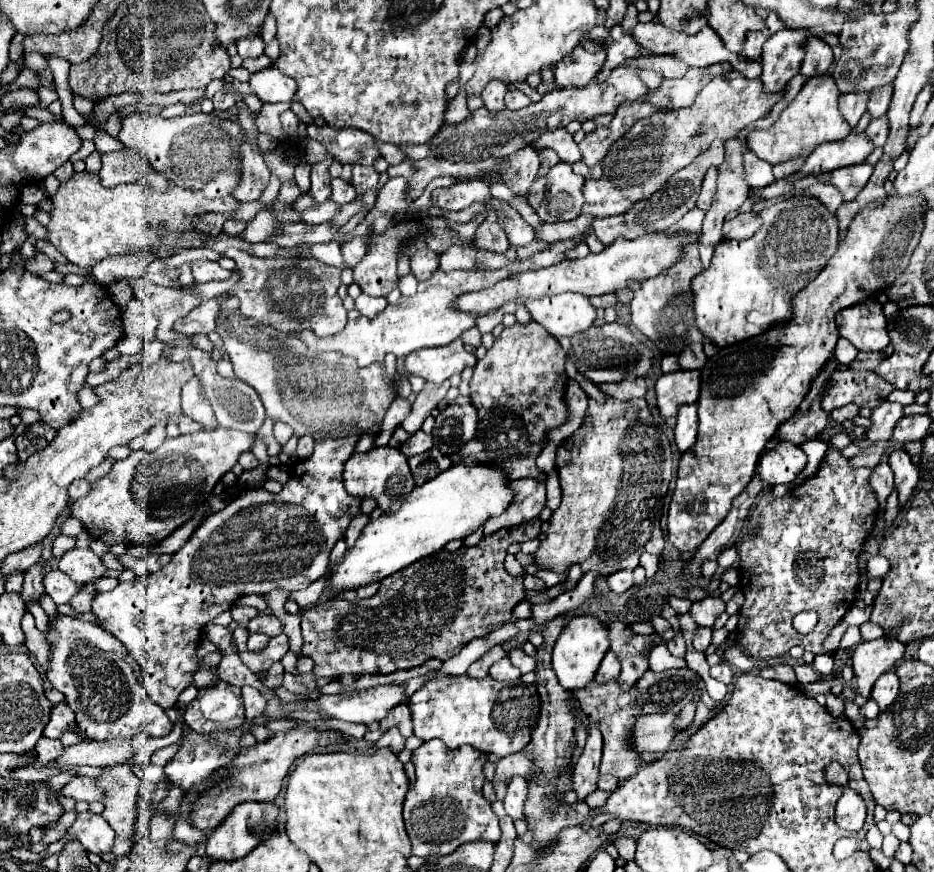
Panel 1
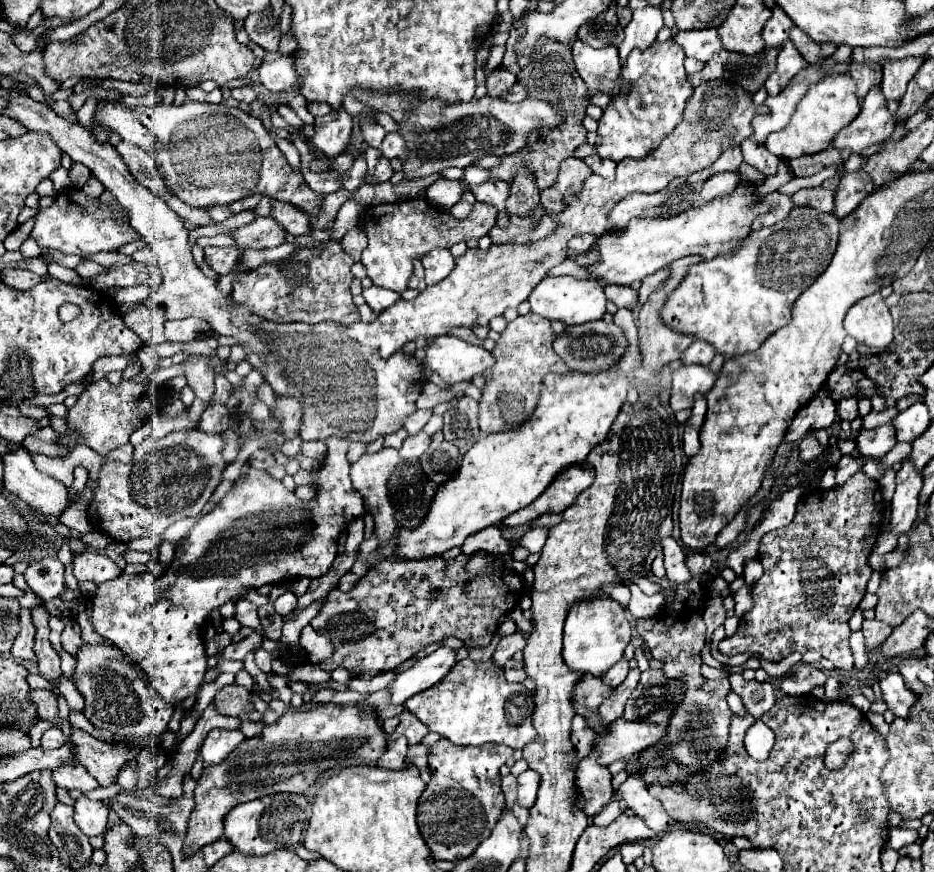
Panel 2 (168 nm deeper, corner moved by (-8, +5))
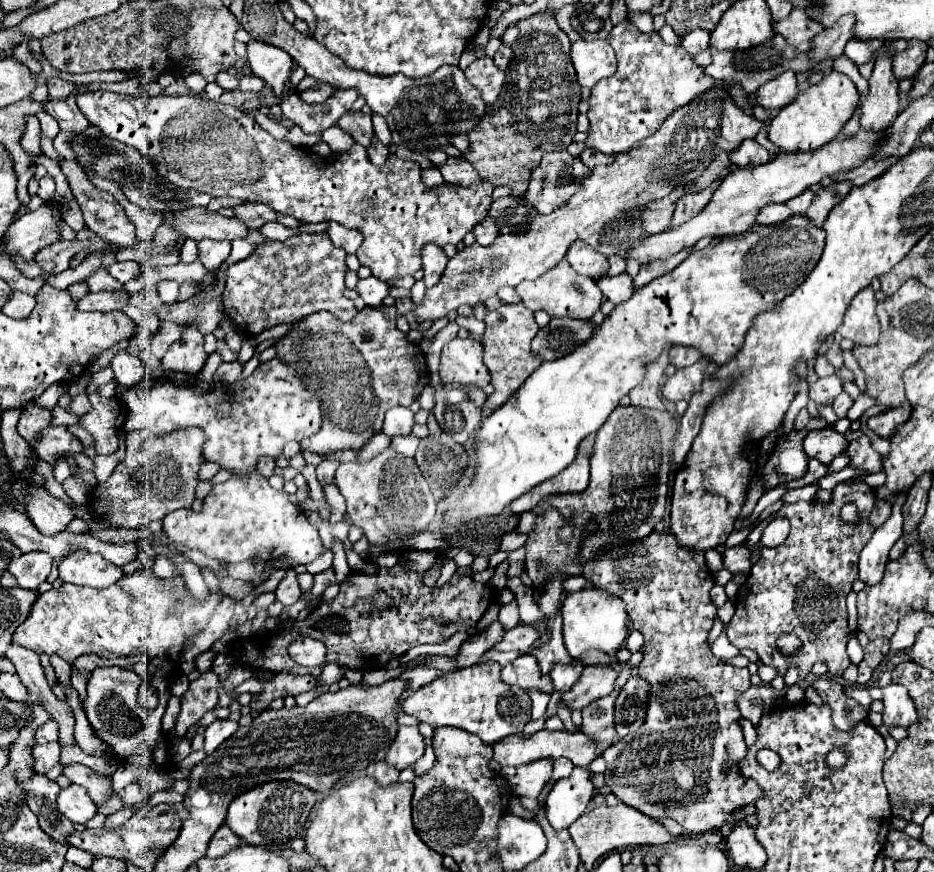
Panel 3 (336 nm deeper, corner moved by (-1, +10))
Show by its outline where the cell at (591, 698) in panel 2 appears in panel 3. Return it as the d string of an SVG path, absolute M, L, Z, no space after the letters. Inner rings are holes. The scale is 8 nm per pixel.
M574 660L568 666L562 666L562 664L554 666L552 674L550 674L550 678L554 682L554 690L560 694L566 694L572 688L572 684L578 682L580 674L582 674L582 662L578 662L578 660Z

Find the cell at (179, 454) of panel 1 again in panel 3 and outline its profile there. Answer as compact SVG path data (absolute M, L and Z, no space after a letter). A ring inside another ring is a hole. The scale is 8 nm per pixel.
M200 428L176 430L164 436L136 430L126 434L126 456L114 468L112 476L96 486L88 498L88 510L94 520L124 528L146 526L152 520L162 520L178 508L190 508L198 484L204 432Z

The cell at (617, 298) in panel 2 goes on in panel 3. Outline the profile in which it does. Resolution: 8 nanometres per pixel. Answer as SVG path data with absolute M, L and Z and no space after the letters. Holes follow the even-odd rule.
M626 272L618 274L618 276L602 276L598 280L598 286L600 286L602 294L614 304L620 304L620 302L628 300L634 294L632 280L630 280L630 276Z

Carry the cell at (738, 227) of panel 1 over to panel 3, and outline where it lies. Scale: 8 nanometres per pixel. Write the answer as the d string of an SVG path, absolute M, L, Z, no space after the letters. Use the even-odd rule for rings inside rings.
M768 204L756 216L756 224L776 224L784 222L790 216L794 216L794 212L786 204Z

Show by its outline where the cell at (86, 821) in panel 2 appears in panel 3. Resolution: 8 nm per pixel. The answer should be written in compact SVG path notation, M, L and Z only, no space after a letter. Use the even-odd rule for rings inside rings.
M70 784L66 790L60 790L58 808L74 824L86 824L96 814L96 806L86 788L78 784Z

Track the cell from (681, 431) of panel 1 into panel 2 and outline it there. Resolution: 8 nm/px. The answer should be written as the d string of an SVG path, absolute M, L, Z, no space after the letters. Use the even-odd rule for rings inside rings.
M697 395L695 405L693 405L693 413L689 417L689 421L683 425L683 451L687 457L697 455L699 453L699 429L703 425L705 419L705 411L707 411L707 403L703 395Z

